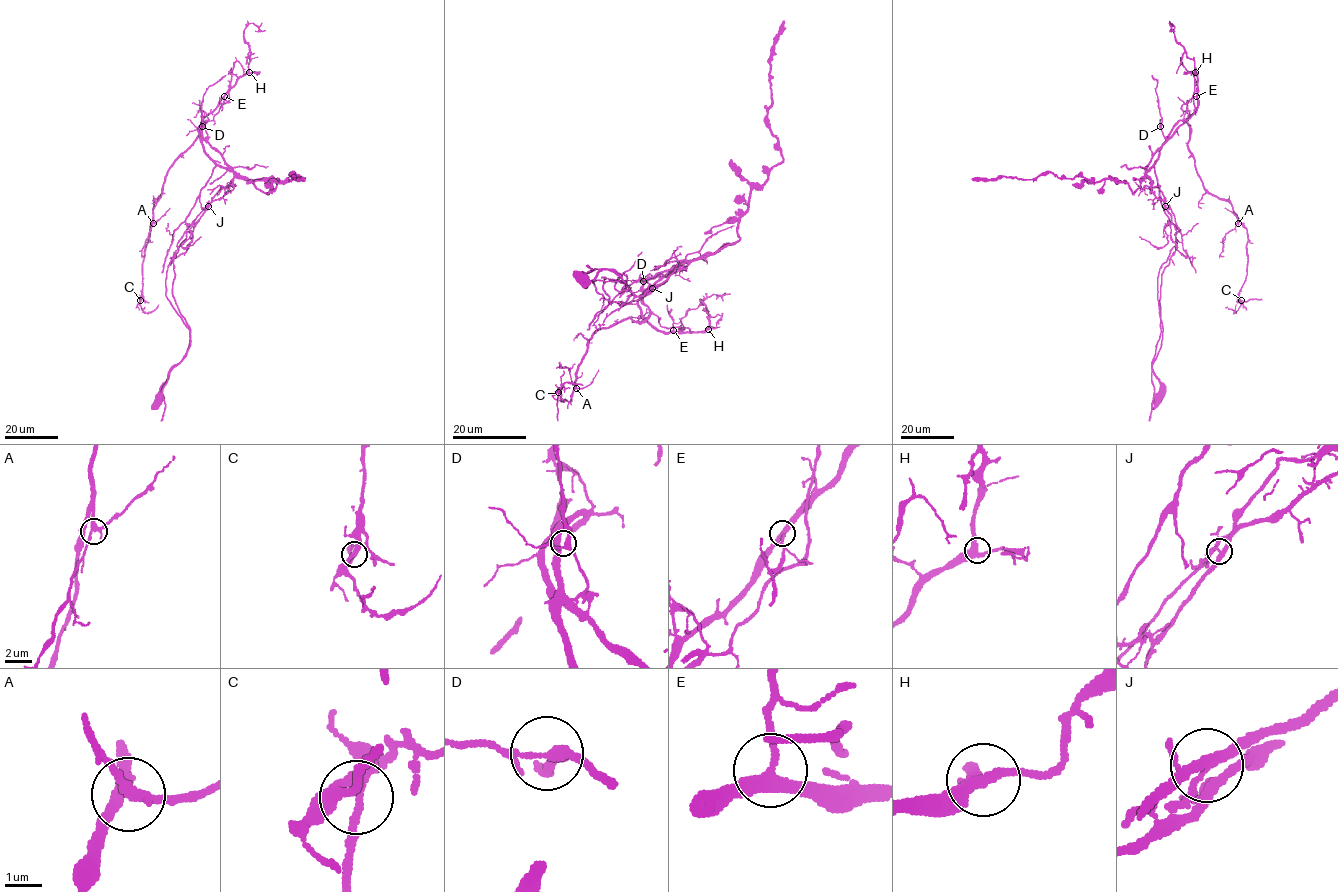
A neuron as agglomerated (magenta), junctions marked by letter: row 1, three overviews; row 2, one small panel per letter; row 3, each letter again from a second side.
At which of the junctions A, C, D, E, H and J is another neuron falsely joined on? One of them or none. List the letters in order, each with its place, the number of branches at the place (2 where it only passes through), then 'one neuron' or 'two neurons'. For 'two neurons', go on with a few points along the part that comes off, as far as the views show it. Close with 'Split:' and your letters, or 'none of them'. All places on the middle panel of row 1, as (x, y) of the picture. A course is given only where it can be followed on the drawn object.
A: (576, 388) | 3 | one neuron
C: (558, 392) | 3 | one neuron
D: (643, 281) | 3 | one neuron
E: (673, 330) | 3 | one neuron
H: (708, 329) | 3 | one neuron
J: (652, 288) | 3 | two neurons | (652, 288), (686, 262), (638, 300), (640, 313), (665, 332), (703, 332), (710, 316), (701, 299), (730, 294)
Split: J

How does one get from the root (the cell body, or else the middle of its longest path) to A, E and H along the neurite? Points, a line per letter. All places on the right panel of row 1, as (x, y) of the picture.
A: (1158, 399), (1158, 275), (1178, 232), (1154, 162), (1179, 121), (1189, 126), (1202, 186), (1230, 203), (1238, 223)
E: (1158, 399), (1152, 368), (1162, 336), (1158, 275), (1178, 232), (1168, 224), (1154, 162), (1196, 111), (1196, 96)
H: (1158, 399), (1152, 368), (1162, 336), (1158, 275), (1178, 232), (1168, 224), (1154, 162), (1196, 111), (1195, 72)

